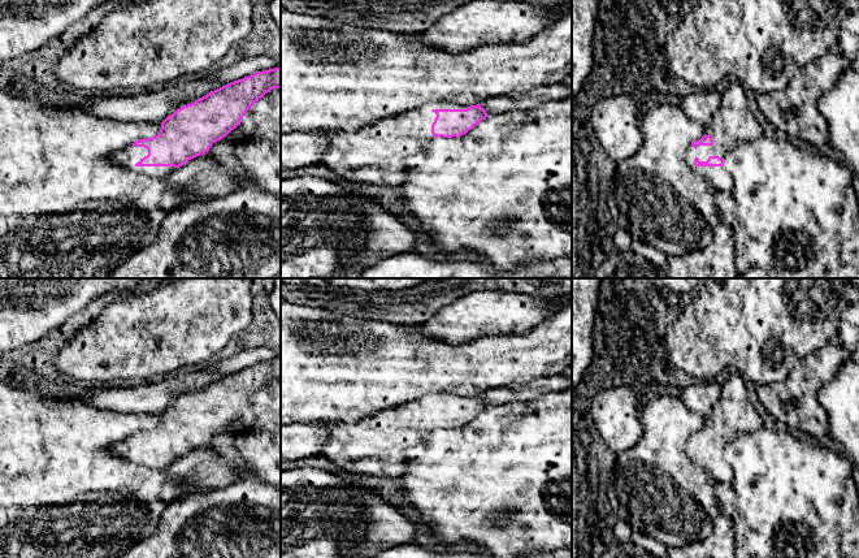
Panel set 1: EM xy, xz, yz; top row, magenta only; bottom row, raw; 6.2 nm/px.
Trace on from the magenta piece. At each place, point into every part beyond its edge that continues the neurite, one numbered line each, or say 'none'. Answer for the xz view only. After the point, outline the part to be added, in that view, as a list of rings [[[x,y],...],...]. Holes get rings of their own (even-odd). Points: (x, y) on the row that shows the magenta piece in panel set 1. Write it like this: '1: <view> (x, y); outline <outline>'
1: xz (377, 154); outline [[[429,101],[418,109],[353,131],[327,130],[326,152],[318,164],[331,169],[337,181],[399,187],[407,179],[407,159],[434,139],[434,109],[467,109],[450,101]]]

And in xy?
1: xy (128, 158); outline [[[130,146],[112,156],[112,160],[129,170],[138,172],[148,177],[166,177],[175,170],[174,166],[136,166],[135,164],[148,155],[144,147]]]

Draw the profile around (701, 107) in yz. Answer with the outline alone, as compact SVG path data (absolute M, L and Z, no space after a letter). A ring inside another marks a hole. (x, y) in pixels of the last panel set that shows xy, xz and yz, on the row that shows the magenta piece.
M713 91L691 92L684 96L678 107L687 117L702 124L712 122L715 112L720 108L721 95Z

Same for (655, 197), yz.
M658 105L641 114L639 127L643 135L641 148L630 159L616 164L609 186L607 206L616 226L665 256L677 256L708 246L713 229L721 222L721 213L715 203L716 189L686 161L690 144L704 135L704 125L687 117L678 105Z

